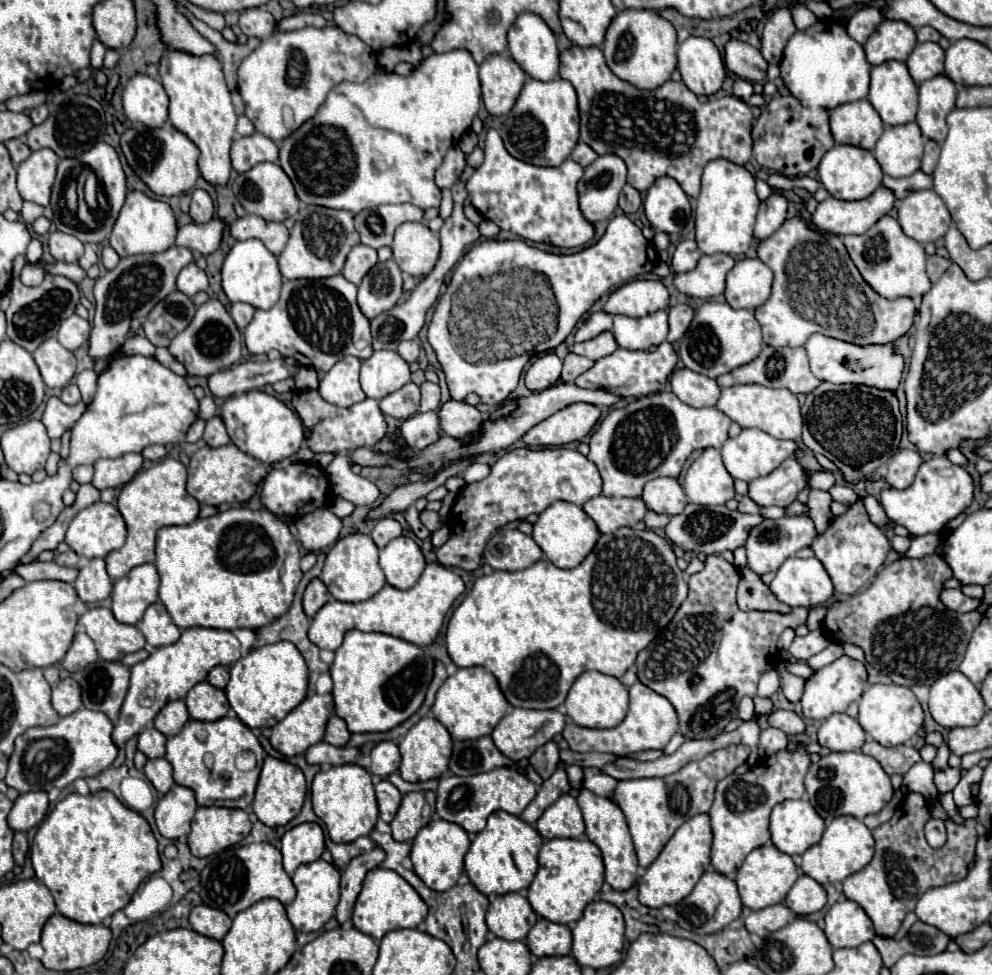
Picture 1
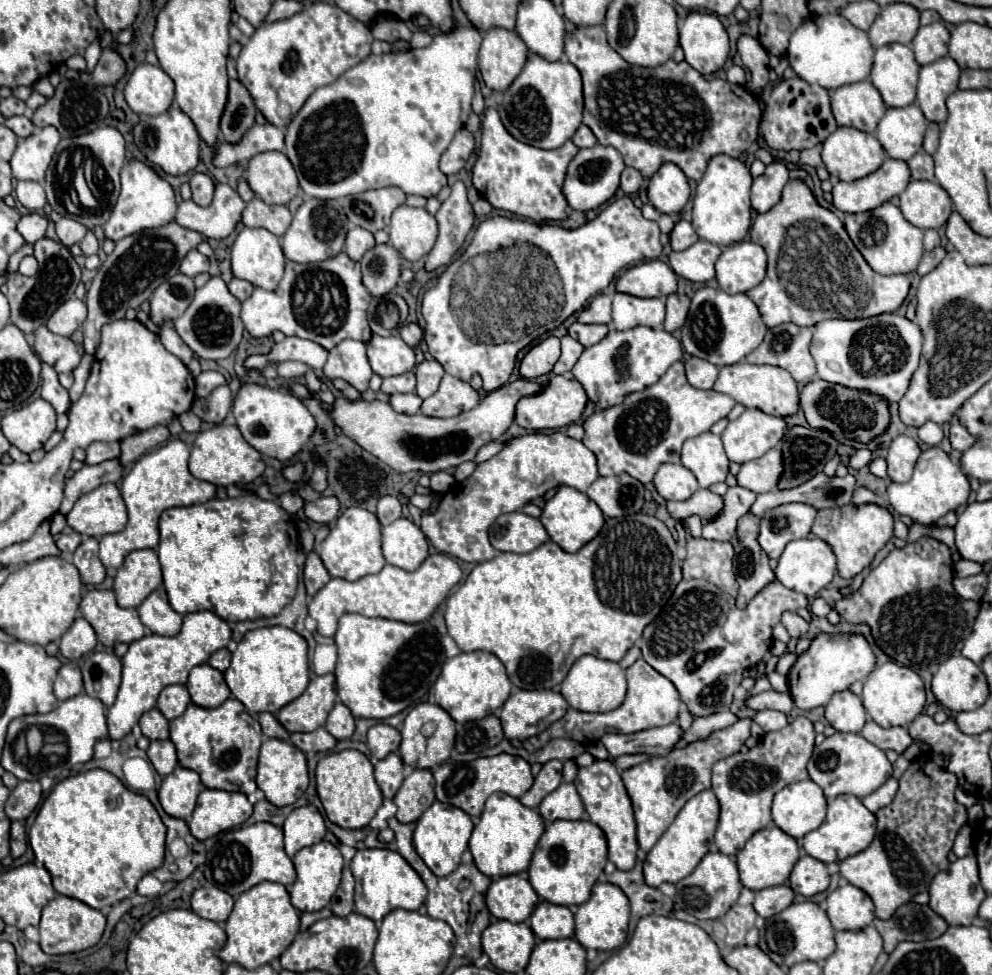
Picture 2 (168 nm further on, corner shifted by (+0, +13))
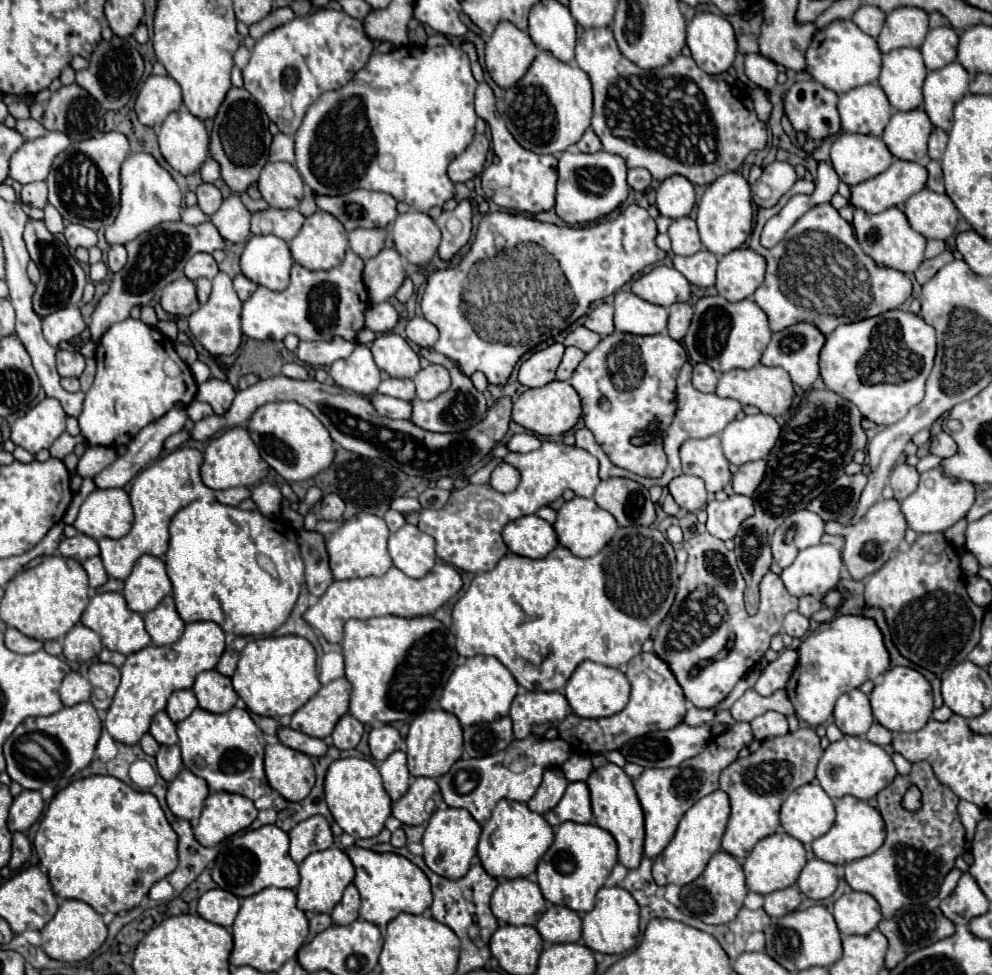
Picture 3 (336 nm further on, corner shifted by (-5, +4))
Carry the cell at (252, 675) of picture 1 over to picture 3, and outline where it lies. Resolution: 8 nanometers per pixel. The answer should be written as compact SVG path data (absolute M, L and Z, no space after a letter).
M297 635L267 636L253 639L241 651L239 665L235 669L233 687L245 705L263 717L293 715L305 701L309 701L319 689L315 667L317 655L309 641Z

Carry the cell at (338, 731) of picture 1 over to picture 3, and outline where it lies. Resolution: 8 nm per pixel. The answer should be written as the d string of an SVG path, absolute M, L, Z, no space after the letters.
M343 715L333 729L333 745L337 749L355 749L363 735L363 723L357 721L353 715Z

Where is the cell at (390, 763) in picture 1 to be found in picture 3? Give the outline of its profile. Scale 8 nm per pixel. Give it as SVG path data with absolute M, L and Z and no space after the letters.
M377 725L369 733L371 755L379 761L387 759L393 751L401 747L401 735L393 725Z

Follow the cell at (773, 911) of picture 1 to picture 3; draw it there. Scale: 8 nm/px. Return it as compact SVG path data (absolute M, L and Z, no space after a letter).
M793 885L793 887L785 887L785 889L765 895L763 909L771 917L783 917L783 915L795 911L799 903L801 903L801 891Z

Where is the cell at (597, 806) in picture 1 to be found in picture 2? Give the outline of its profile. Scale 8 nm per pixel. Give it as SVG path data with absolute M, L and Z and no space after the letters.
M596 760L588 768L580 768L578 776L574 780L574 786L584 802L584 808L590 816L590 822L602 828L608 840L608 860L618 868L618 870L628 870L634 868L636 862L636 852L638 852L638 842L636 842L636 824L634 824L634 814L632 814L632 804L628 798L628 792L620 780L620 772L616 770L614 764L608 760Z

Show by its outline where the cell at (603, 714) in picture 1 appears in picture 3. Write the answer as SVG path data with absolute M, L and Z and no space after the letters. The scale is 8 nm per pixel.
M583 661L565 685L565 697L571 705L572 712L579 717L593 717L593 719L619 713L629 701L629 691L631 691L631 685L619 669L613 669L595 661Z

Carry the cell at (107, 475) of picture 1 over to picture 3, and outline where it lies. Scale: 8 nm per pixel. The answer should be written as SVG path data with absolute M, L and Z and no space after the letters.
M99 445L87 447L77 463L77 475L95 477L99 471L103 471L115 459L117 459L117 453L111 447L99 447Z

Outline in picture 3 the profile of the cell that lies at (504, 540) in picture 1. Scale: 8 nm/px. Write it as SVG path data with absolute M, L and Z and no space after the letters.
M525 515L505 525L503 539L513 553L529 559L541 559L559 545L553 525L537 515Z

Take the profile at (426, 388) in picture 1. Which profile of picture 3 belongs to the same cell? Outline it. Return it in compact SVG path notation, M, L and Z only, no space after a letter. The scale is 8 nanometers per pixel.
M429 365L429 367L421 369L413 381L417 387L417 397L423 401L437 397L439 393L447 391L451 385L449 371L443 365Z

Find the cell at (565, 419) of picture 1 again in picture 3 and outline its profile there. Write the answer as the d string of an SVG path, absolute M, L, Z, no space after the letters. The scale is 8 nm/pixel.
M551 381L543 387L527 389L513 403L513 421L533 431L535 435L543 435L543 437L555 437L567 433L569 429L573 429L579 417L581 417L579 395L567 381Z

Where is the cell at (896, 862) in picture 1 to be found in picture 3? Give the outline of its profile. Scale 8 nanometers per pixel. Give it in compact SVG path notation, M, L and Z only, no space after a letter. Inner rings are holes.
M927 761L913 763L909 775L897 775L879 795L879 813L887 825L885 843L867 857L855 859L845 865L845 881L855 891L865 891L877 899L883 917L891 919L897 909L911 903L927 903L939 893L945 875L955 867L955 859L965 851L965 829L957 815L959 797L941 785ZM917 785L923 793L923 807L909 813L901 807L907 787Z

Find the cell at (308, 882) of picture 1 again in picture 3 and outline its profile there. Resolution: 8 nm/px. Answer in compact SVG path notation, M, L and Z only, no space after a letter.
M329 847L325 851L311 853L303 863L299 863L299 873L301 873L301 883L295 891L297 893L297 907L301 911L313 911L313 913L329 913L341 901L345 887L355 877L355 869L353 869L351 859L339 847Z

